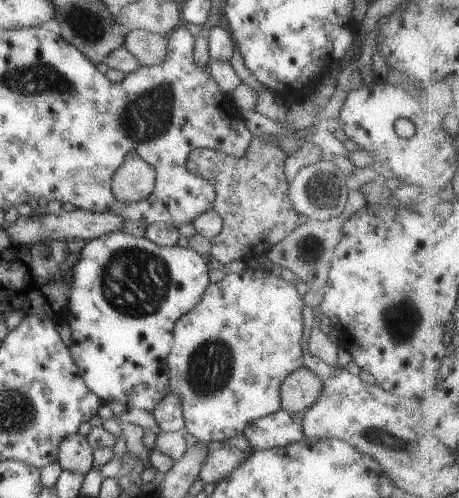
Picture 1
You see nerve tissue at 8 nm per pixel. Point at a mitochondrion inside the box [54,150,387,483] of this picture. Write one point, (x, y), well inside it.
(135, 282)

